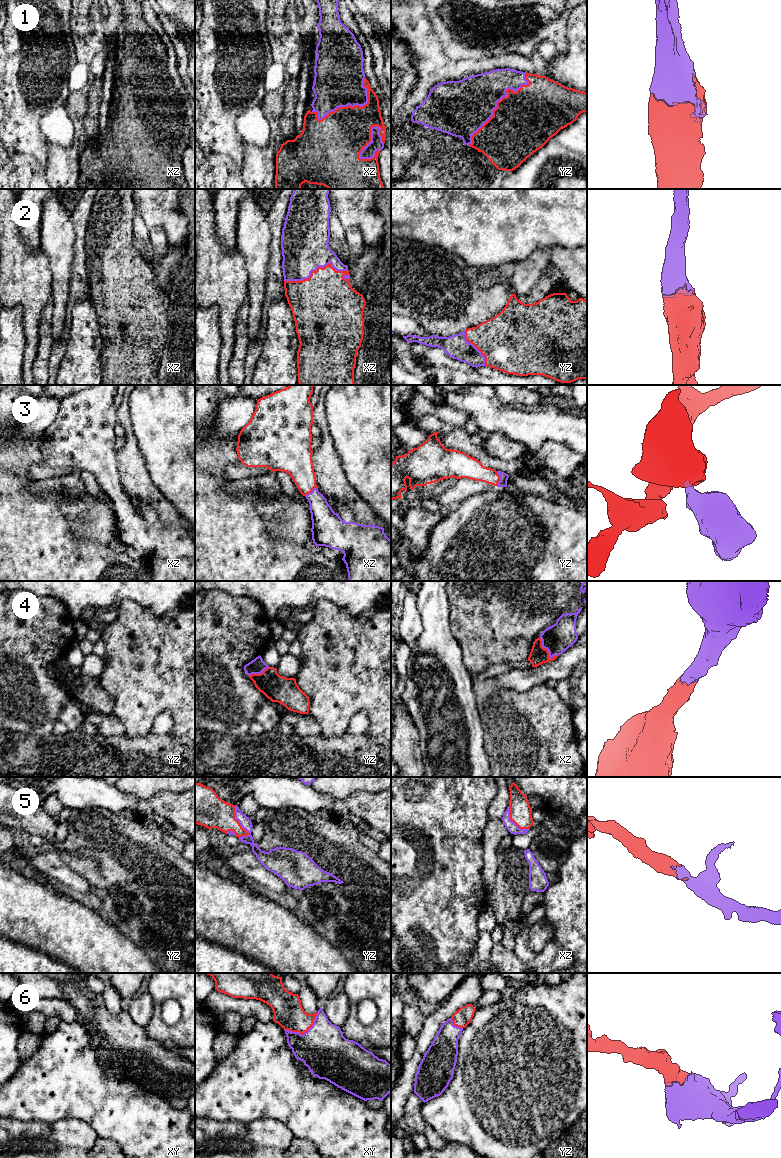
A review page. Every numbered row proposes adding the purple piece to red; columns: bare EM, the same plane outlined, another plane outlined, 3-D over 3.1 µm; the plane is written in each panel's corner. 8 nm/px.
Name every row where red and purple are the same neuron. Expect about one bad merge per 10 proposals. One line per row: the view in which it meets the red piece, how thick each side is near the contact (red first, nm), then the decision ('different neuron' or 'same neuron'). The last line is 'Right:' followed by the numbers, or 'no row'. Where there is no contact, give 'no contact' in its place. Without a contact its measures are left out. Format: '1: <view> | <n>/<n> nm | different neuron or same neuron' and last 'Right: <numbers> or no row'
1: yz | 480/420 nm | same neuron
2: xz | 460/380 nm | same neuron
3: yz | 170/70 nm | same neuron
4: xz | 140/220 nm | same neuron
5: yz | 260/90 nm | same neuron
6: xy | 240/380 nm | same neuron
Right: 1, 2, 3, 4, 5, 6

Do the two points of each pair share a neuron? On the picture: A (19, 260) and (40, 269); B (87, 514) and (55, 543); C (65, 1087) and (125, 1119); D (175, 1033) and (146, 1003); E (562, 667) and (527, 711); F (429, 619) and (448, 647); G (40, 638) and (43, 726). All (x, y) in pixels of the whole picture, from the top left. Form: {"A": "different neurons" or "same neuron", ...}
{"A": "same neuron", "B": "different neurons", "C": "same neuron", "D": "different neurons", "E": "different neurons", "F": "same neuron", "G": "same neuron"}

